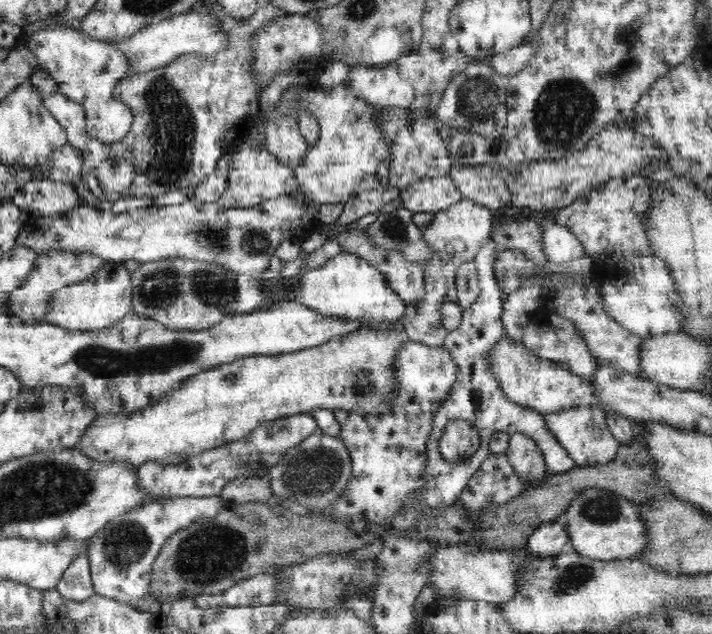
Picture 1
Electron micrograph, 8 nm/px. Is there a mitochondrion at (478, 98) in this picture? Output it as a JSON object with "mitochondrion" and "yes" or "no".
{"mitochondrion":"yes"}

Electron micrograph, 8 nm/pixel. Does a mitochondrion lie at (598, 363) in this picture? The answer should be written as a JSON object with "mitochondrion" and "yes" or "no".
{"mitochondrion":"no"}

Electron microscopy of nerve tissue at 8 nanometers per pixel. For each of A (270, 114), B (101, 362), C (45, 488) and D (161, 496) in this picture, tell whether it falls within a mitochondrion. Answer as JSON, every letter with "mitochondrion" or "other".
{"A":"other","B":"mitochondrion","C":"mitochondrion","D":"other"}

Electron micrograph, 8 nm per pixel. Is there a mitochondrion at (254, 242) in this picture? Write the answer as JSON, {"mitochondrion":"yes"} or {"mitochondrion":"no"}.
{"mitochondrion":"yes"}

